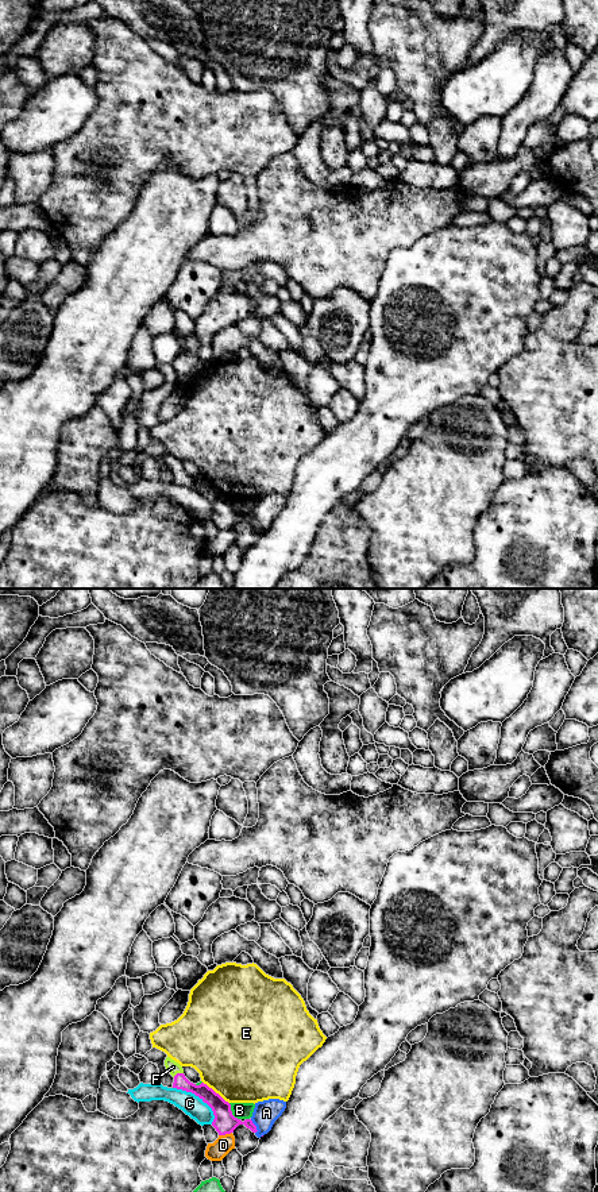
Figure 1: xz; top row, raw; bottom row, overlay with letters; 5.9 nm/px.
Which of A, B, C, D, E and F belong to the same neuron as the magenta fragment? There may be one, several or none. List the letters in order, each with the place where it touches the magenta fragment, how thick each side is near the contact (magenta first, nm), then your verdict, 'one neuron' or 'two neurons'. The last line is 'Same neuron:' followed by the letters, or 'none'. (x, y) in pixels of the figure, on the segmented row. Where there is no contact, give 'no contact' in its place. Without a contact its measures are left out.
A: contact xz (255, 1126); calibres 140 and 150 nm; two neurons
B: contact xz (231, 1113); calibres 140 and 100 nm; two neurons
C: contact xz (200, 1098); calibres 140 and 120 nm; two neurons
D: contact xz (224, 1134); calibres 140 and 110 nm; two neurons
E: contact xz (215, 1092); calibres 140 and 500 nm; two neurons
F: contact xz (177, 1073); calibres 90 and 70 nm; one neuron
Same neuron: F

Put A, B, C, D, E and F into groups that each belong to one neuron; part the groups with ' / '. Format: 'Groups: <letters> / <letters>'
Groups: A / B / C / D / E / F

